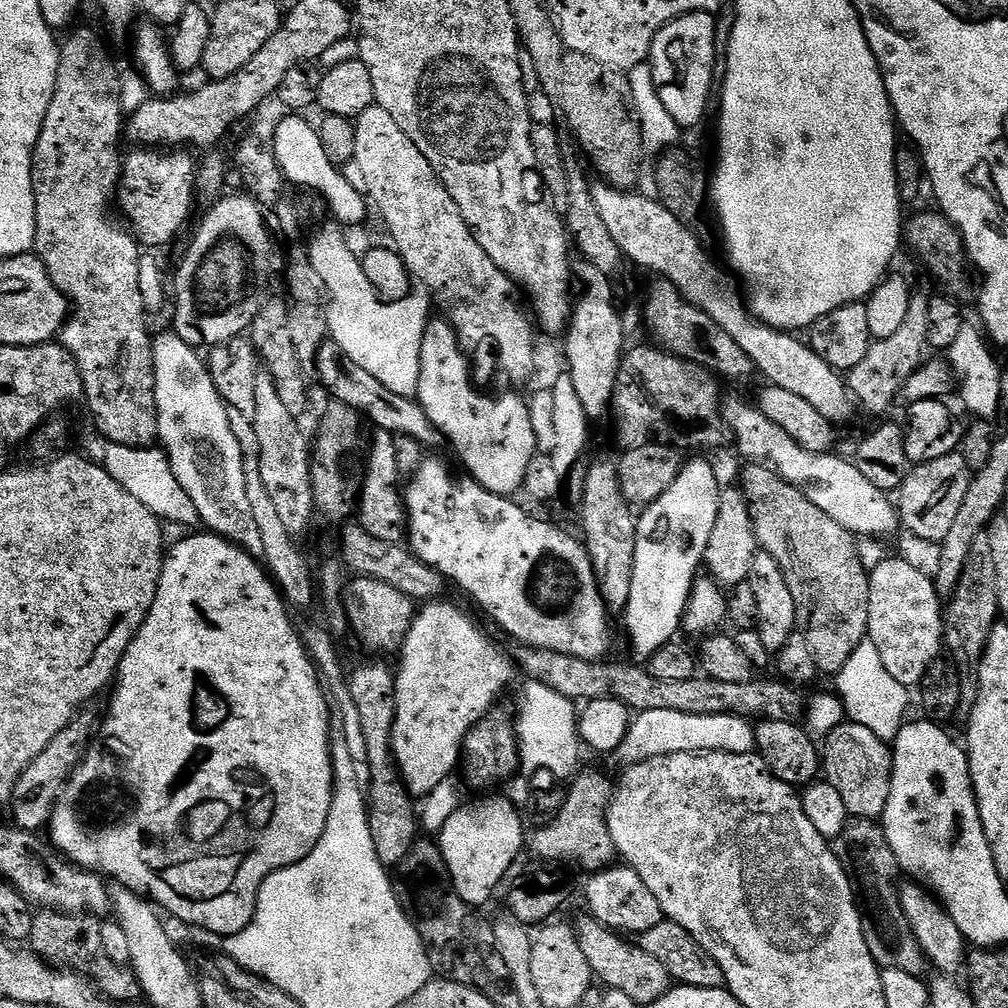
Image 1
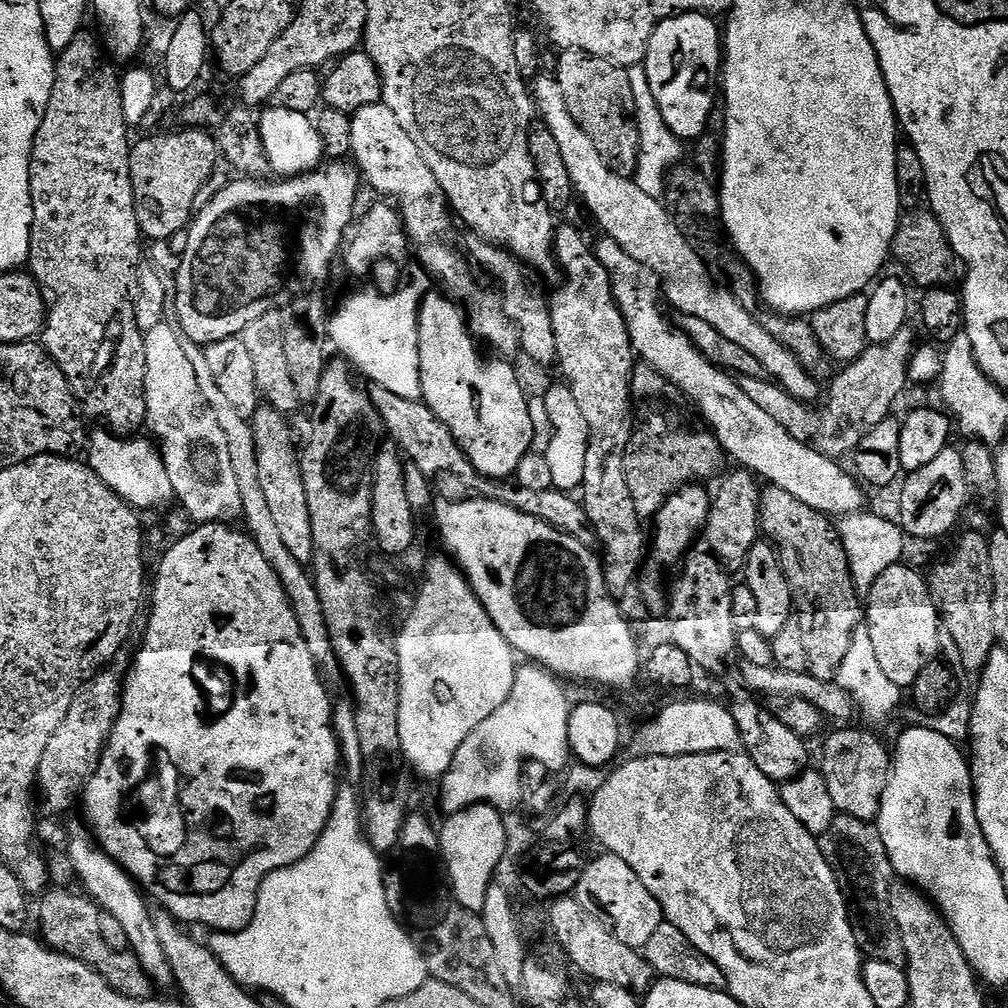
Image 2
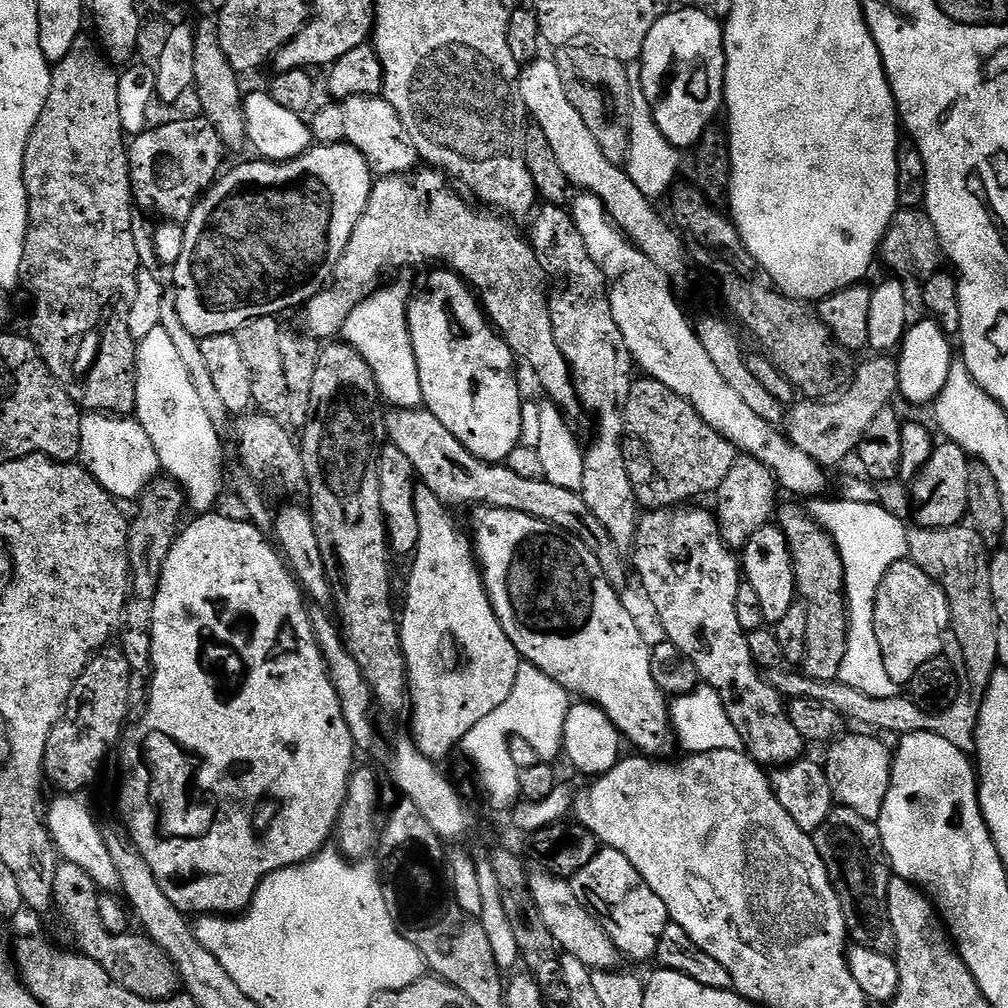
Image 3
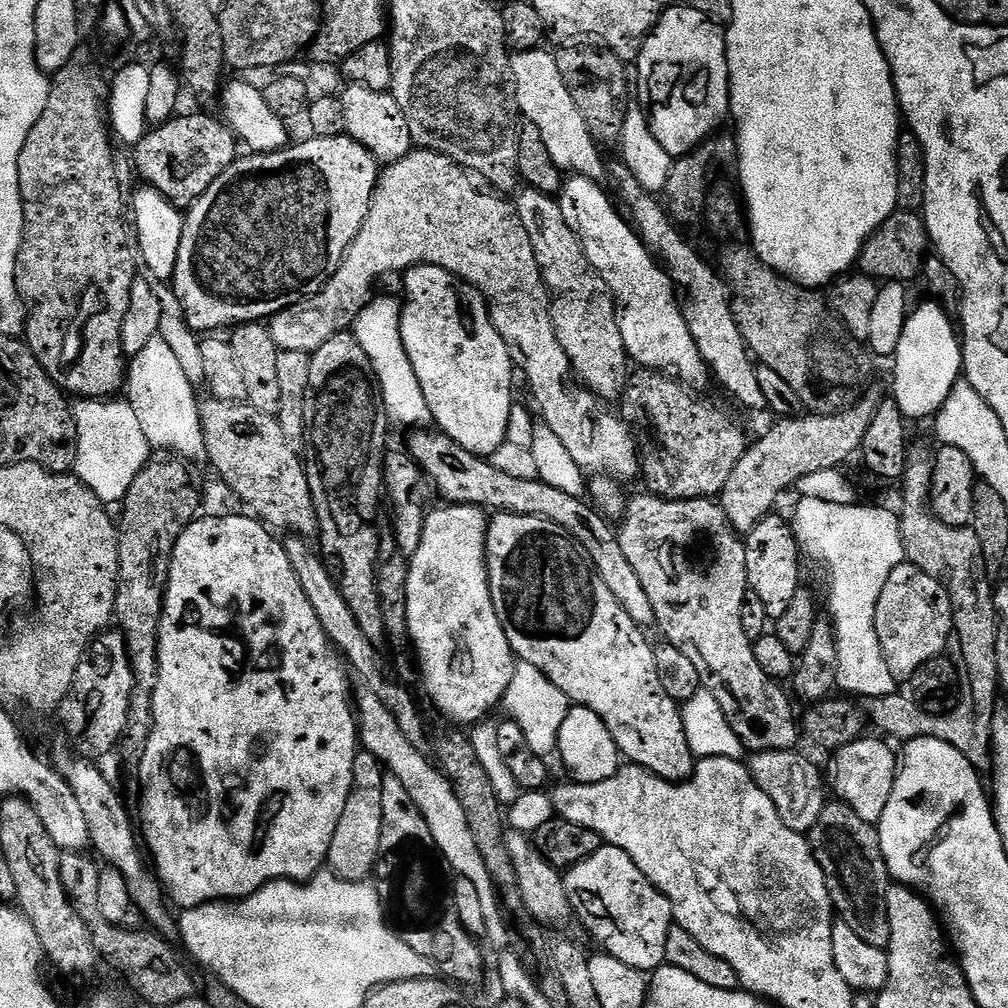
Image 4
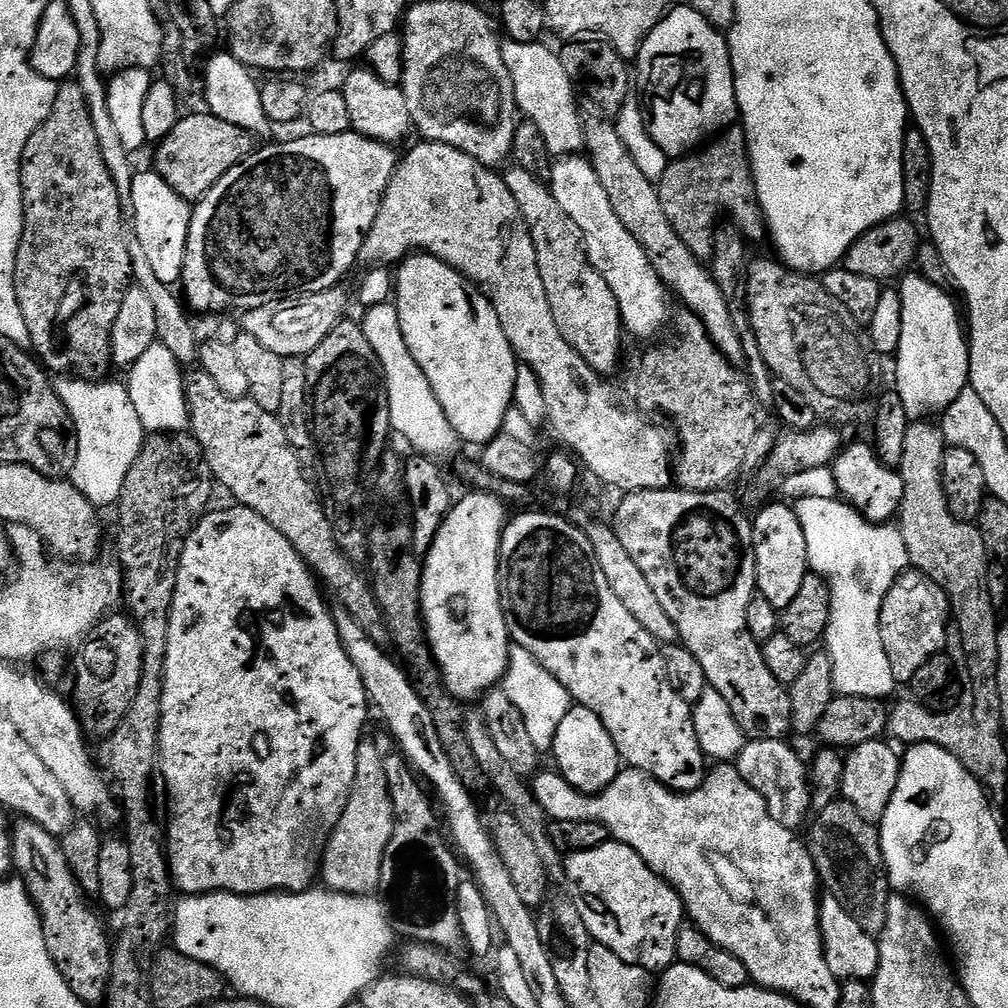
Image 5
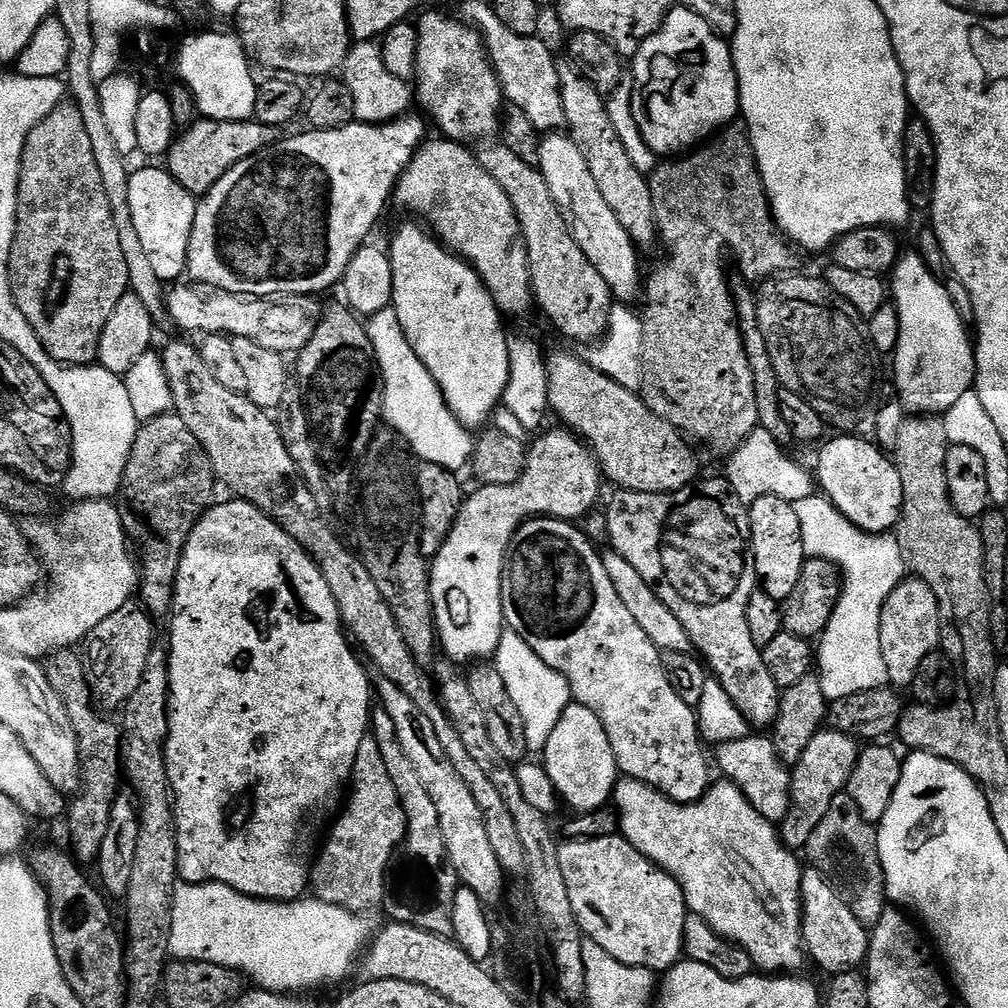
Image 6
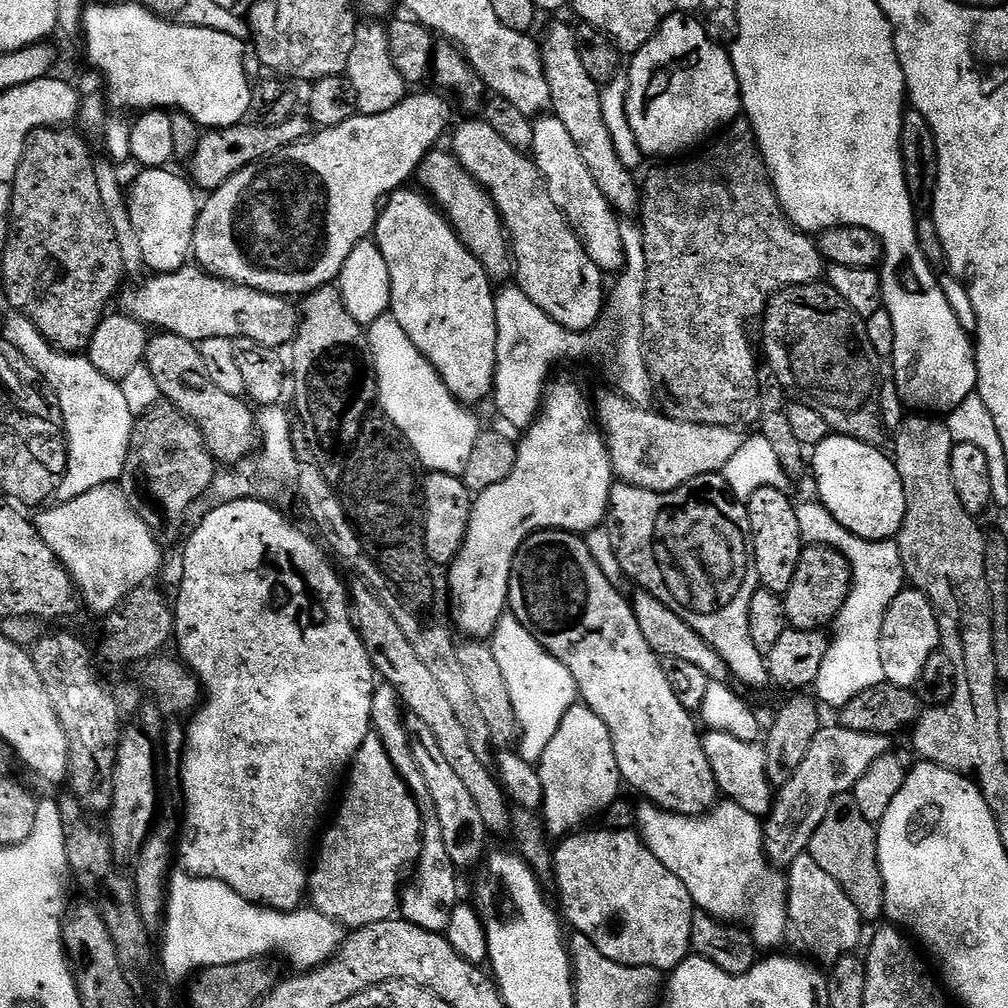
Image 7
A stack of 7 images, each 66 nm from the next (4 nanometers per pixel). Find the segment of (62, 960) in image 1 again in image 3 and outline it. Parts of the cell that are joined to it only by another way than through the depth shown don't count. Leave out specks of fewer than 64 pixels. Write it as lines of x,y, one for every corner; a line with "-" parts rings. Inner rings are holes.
57,863
52,908
60,911
65,926
72,931
80,955
94,958
94,962
98,962
98,966
102,966
102,970
118,982
118,986
130,990
130,994
138,994
138,998
165,1000
177,995
182,985
171,958
147,935
132,936
128,932
110,934
106,926
102,926
102,918
98,918
100,898
96,883
86,874
86,870
82,870
82,866

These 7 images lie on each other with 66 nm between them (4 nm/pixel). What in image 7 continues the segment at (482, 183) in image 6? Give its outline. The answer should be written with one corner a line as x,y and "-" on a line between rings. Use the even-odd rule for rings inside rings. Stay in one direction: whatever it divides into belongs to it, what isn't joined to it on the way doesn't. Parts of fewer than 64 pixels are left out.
433,150
424,157
418,173
419,187
430,197
430,200
447,217
452,229
458,234
458,238
482,262
486,274
493,281
504,282
513,275
514,261
512,258
512,245
504,226
504,220
500,211
496,209
496,203
492,195
482,187
462,165
456,161
451,151

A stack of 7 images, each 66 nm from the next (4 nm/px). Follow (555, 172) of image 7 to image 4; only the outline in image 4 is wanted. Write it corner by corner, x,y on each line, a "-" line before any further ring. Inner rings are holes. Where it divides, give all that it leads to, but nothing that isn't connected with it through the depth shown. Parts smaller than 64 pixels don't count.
574,174
563,181
558,199
566,224
576,232
587,261
606,282
615,302
618,330
628,357
646,370
666,372
673,366
681,383
699,388
710,380
710,373
682,318
672,280
601,187
597,181

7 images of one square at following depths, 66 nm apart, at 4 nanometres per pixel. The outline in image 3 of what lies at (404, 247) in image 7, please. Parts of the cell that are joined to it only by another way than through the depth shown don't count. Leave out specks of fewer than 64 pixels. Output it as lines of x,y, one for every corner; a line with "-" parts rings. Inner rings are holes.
436,270
440,272
432,272
424,280
424,285
418,290
413,291
412,299
408,301
408,329
410,330
410,338
414,346
414,358
418,362
418,382
422,386
422,398
424,399
423,407
430,414
438,418
438,422
442,422
446,426
446,430
450,430
454,434
454,438
458,440
472,455
476,455
480,460
484,460
487,464
503,464
507,461
508,456
515,448
521,447
520,434
522,432
522,401
518,392
518,382
516,381
517,369
512,369
514,365
514,357
510,346
505,342
503,336
492,327
479,299
474,295
471,288
451,270

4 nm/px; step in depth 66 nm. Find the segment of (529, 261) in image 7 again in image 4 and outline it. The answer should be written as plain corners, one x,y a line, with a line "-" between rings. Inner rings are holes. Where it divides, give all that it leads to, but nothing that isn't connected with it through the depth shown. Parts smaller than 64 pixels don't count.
524,186
515,193
514,203
516,213
522,218
522,226
526,226
526,234
530,234
530,242
534,246
534,254
538,258
540,273
544,279
544,285
548,288
554,334
558,334
558,342
562,342
562,350
566,350
572,368
575,369
576,375
584,387
605,402
619,401
630,375
630,359
623,346
621,331
618,330
615,302
608,292
606,282
591,268
576,232
566,224
559,199

